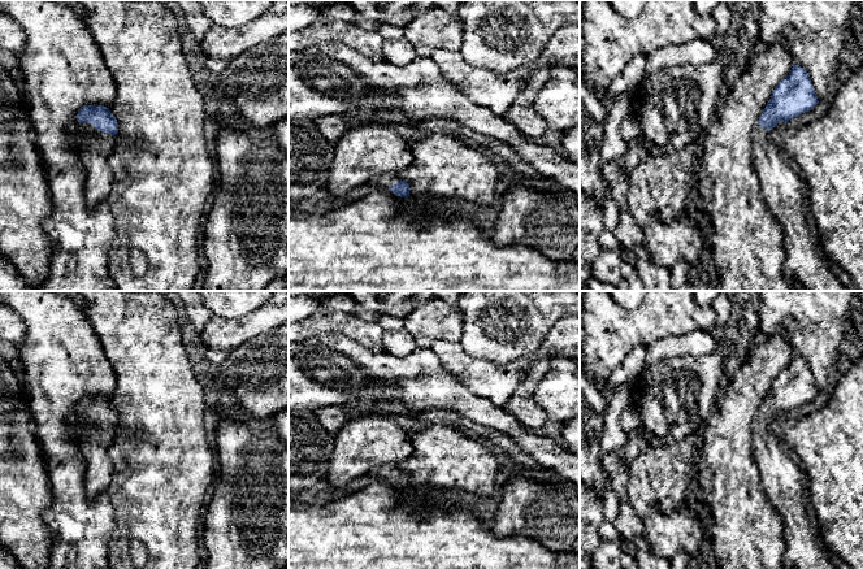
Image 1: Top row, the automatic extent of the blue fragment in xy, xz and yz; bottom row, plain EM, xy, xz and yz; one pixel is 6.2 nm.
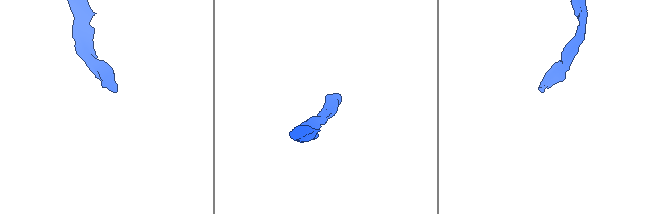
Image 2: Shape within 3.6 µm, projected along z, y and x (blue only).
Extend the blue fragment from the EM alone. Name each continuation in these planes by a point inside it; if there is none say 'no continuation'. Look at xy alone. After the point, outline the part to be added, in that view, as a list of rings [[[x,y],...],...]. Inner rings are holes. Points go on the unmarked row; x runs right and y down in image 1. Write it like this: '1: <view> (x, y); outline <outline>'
1: xy (95, 437); outline [[[88,413],[81,418],[79,451],[86,464],[86,492],[94,499],[107,491],[113,464],[108,455],[108,447],[116,436],[116,426],[97,421]]]

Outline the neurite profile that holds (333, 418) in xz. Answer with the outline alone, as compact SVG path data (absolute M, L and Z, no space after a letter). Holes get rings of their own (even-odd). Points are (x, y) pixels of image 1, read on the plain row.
M322 407L313 414L318 422L333 434L337 434L350 421L350 414L343 407Z

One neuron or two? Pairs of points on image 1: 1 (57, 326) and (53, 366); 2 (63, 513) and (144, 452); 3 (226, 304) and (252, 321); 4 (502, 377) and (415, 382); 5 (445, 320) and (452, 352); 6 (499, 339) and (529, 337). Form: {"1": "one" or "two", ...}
{"1": "one", "2": "two", "3": "two", "4": "two", "5": "two", "6": "one"}

